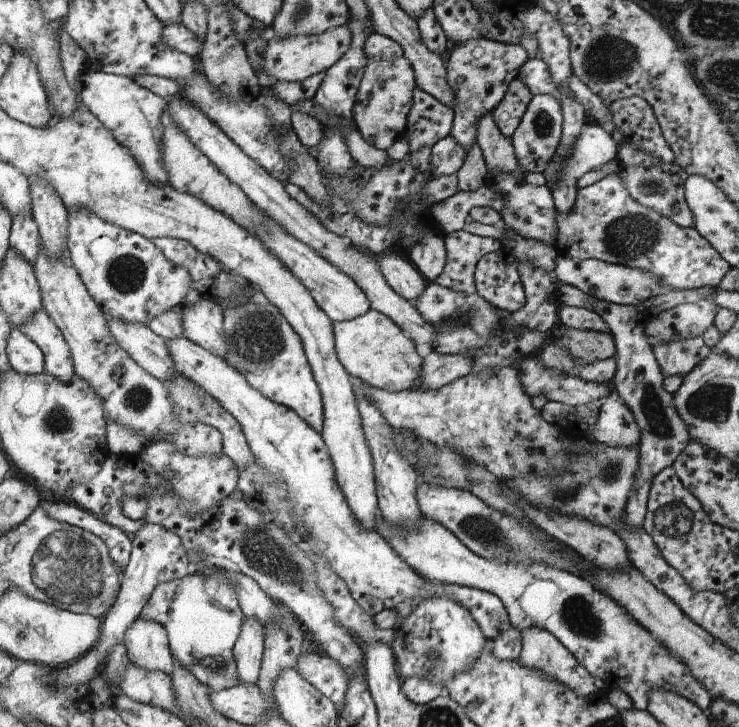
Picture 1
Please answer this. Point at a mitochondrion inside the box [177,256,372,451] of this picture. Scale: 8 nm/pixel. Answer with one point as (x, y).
(257, 338)

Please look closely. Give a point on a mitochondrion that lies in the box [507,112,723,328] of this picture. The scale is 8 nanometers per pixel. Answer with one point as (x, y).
(626, 238)

